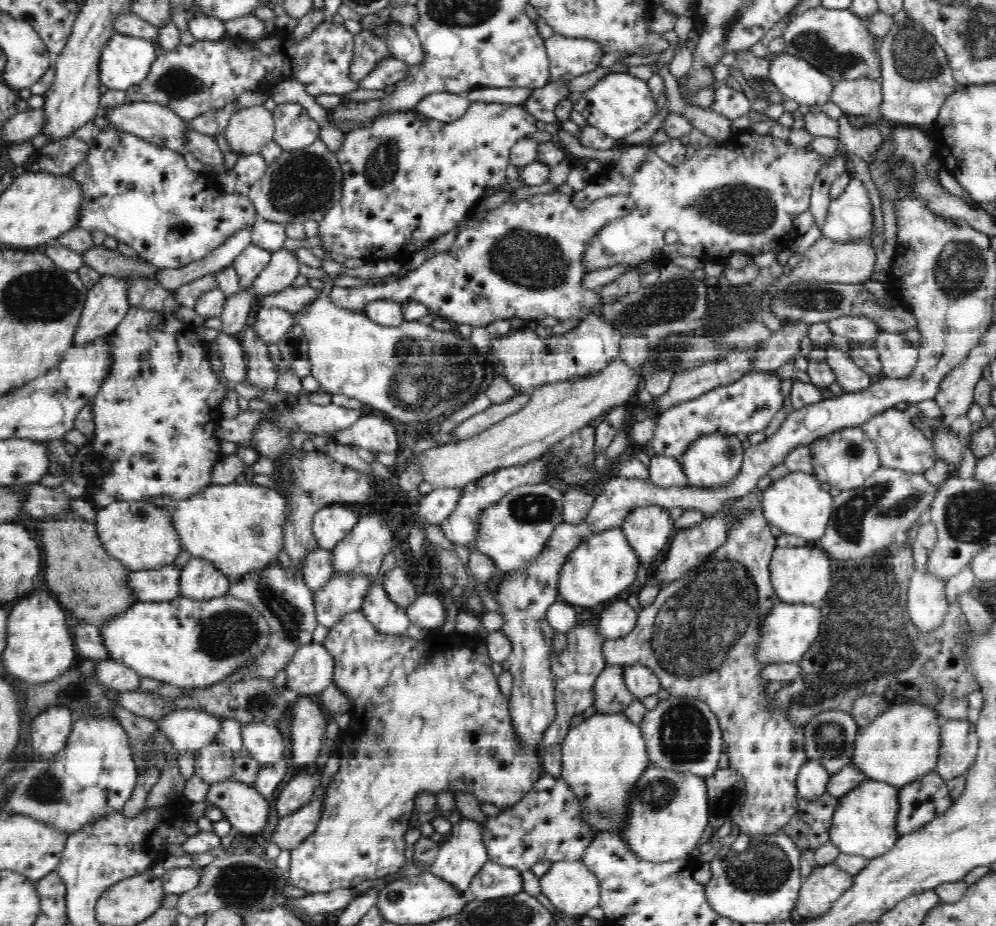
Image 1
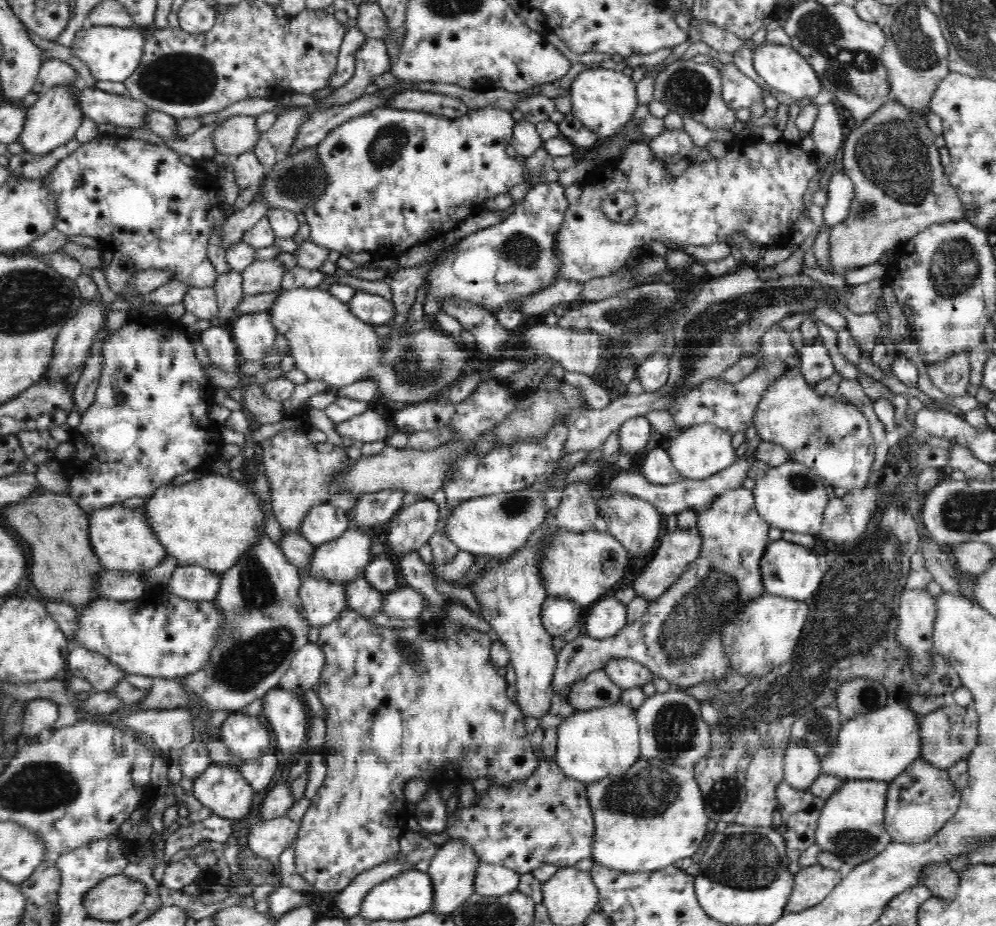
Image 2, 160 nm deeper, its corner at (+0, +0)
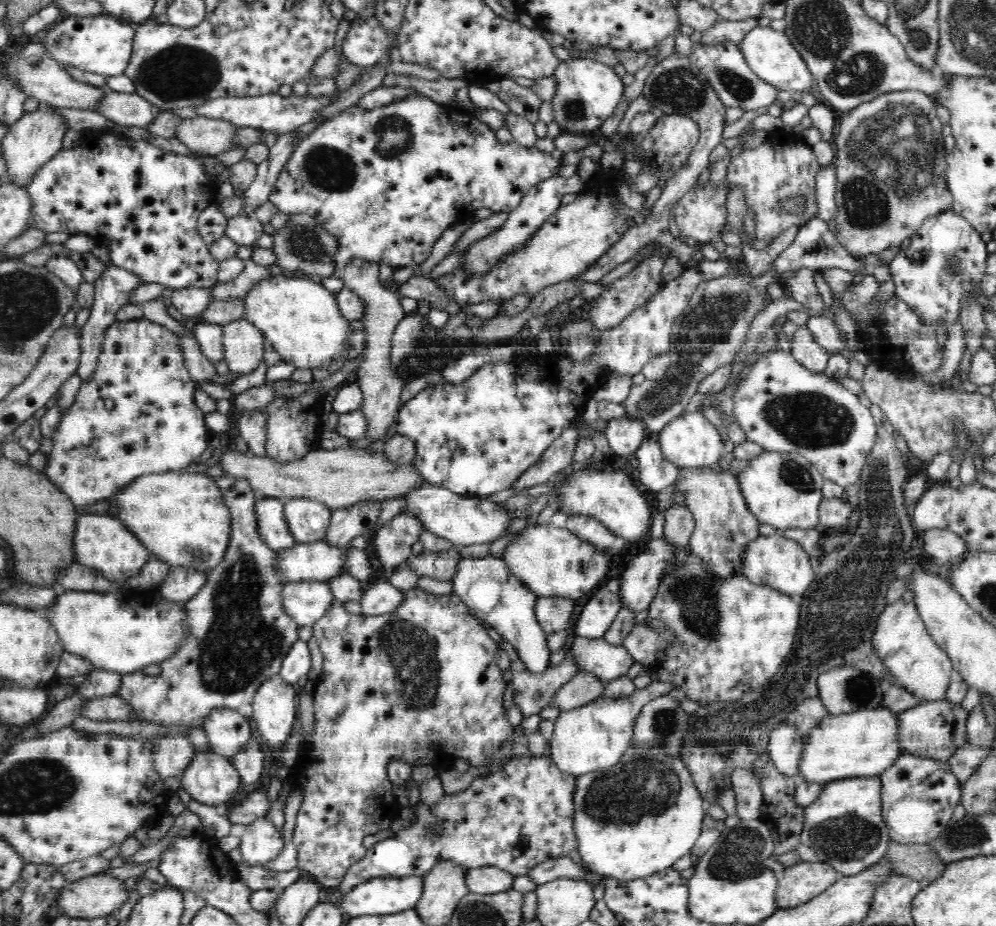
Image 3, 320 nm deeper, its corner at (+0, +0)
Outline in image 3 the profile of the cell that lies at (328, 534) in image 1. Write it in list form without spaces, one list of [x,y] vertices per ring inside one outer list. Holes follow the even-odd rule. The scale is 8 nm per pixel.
[[[287,499],[284,503],[289,531],[299,544],[322,541],[328,536],[333,511],[323,502],[310,499]]]

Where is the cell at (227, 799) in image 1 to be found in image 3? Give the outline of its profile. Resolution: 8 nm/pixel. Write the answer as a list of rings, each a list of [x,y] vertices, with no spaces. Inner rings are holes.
[[[195,752],[180,776],[181,788],[198,803],[224,804],[240,790],[240,775],[230,757]]]

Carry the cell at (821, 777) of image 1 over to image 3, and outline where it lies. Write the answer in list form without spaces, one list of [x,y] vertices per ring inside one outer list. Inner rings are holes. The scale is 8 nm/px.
[[[782,719],[784,725],[769,733],[767,754],[778,772],[799,780],[799,762],[803,751],[803,739],[798,730]]]

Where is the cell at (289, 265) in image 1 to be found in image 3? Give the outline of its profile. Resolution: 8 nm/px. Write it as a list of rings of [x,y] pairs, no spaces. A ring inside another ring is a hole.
[[[250,259],[245,261],[244,270],[225,283],[216,283],[211,286],[213,298],[216,300],[228,300],[228,298],[240,298],[263,278],[268,278],[270,275],[268,267],[252,262]]]

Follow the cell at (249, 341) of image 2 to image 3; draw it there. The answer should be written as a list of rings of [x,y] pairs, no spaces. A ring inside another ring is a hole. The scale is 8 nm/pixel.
[[[241,319],[224,325],[223,333],[223,359],[229,372],[243,375],[260,366],[266,341],[260,327]]]

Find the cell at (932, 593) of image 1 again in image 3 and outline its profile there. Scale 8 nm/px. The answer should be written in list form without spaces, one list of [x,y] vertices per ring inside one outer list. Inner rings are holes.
[[[899,599],[882,612],[873,644],[882,663],[897,681],[895,685],[916,695],[920,700],[940,701],[946,697],[954,668],[946,652],[935,645],[914,602]]]

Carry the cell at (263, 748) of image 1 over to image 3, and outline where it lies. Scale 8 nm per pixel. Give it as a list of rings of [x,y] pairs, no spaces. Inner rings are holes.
[[[216,708],[200,727],[206,734],[213,753],[233,757],[245,748],[252,738],[250,719],[236,709]]]

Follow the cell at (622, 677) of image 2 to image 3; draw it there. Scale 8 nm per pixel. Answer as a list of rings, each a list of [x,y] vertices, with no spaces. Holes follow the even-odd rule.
[[[576,636],[570,646],[568,656],[578,665],[578,673],[588,673],[604,683],[627,676],[635,663],[623,645],[615,646],[603,638],[594,640]]]

